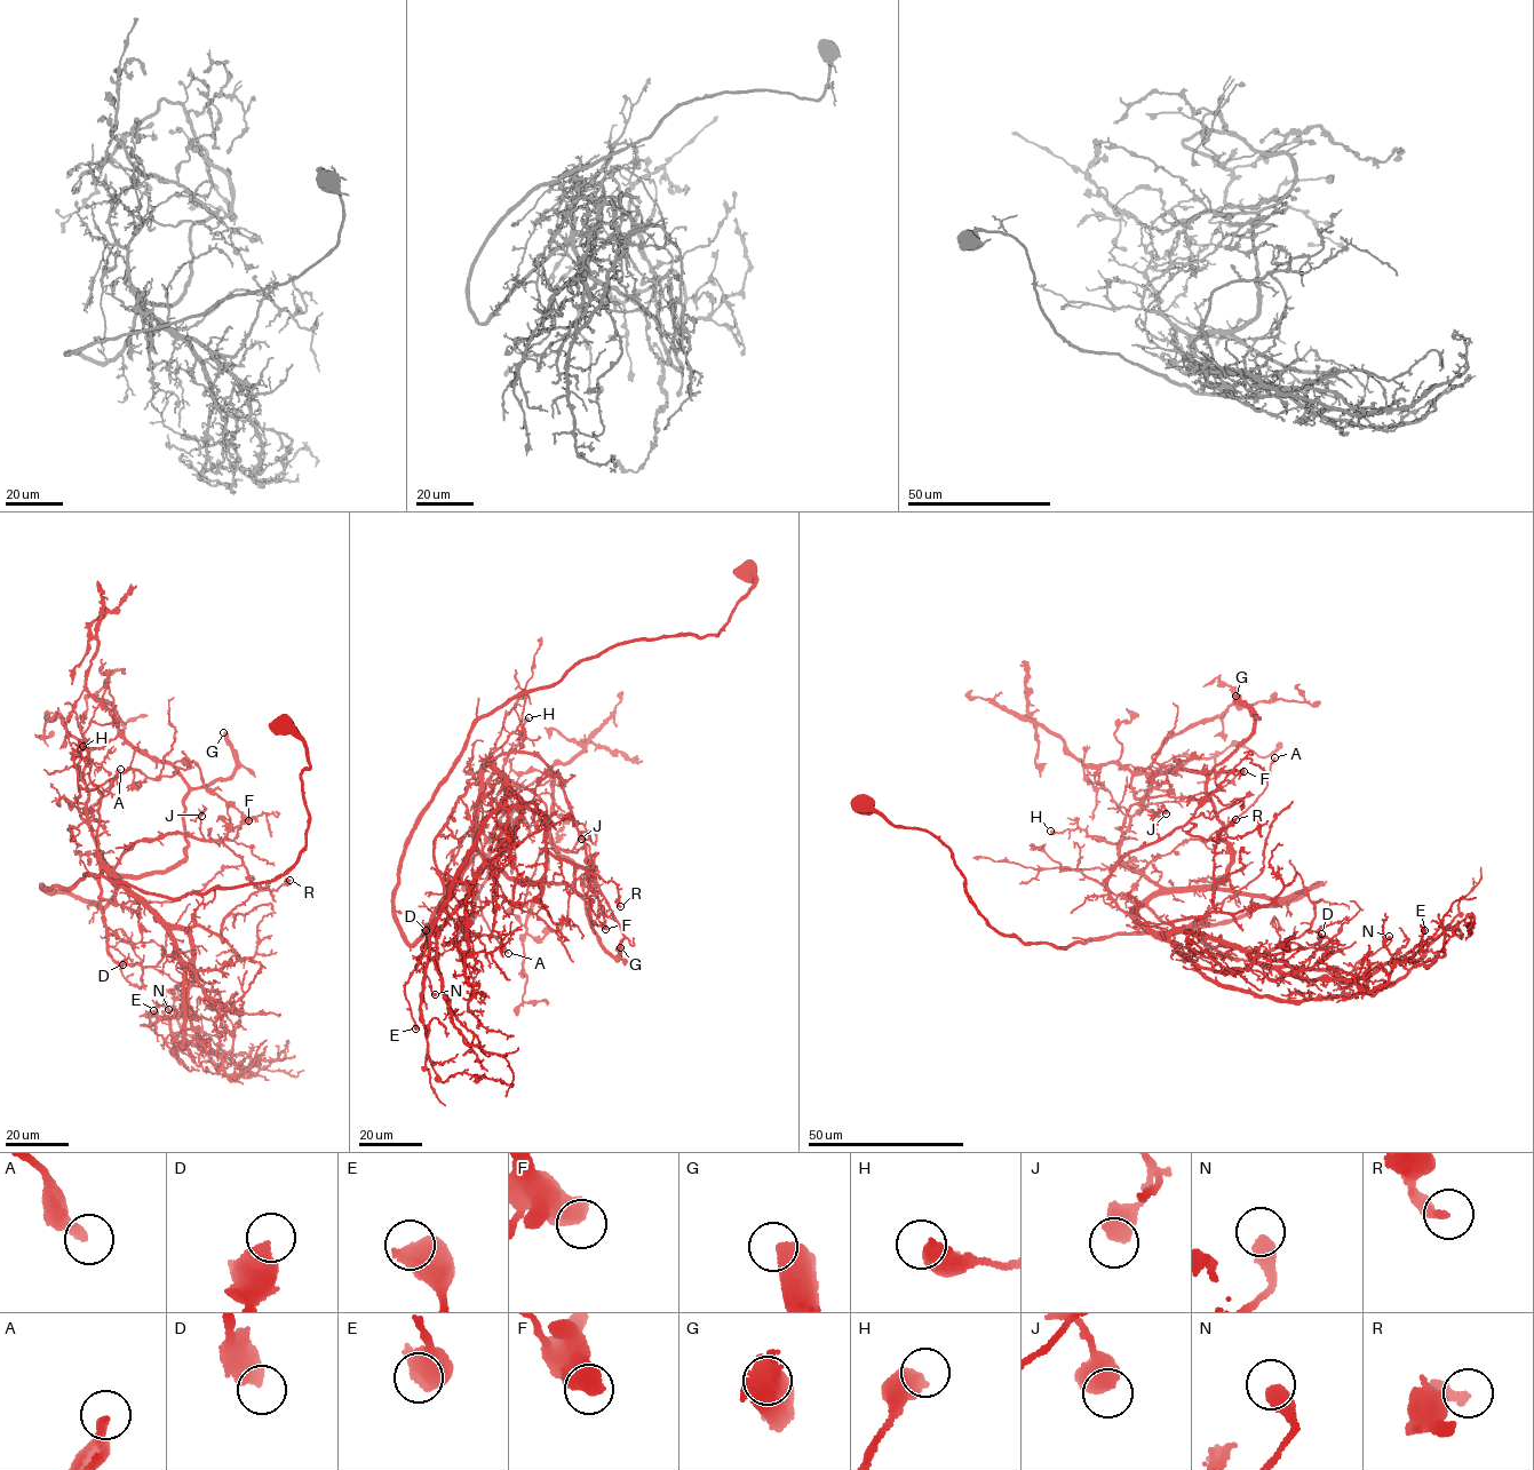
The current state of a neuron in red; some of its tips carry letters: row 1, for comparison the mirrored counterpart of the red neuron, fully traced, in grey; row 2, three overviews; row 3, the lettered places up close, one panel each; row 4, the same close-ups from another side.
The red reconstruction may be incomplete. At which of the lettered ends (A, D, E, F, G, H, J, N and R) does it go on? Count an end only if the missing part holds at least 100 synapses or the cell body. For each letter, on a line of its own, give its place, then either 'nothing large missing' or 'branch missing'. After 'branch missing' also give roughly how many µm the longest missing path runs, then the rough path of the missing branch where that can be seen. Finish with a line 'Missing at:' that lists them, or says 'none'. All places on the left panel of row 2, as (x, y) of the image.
A: place (120, 769); nothing large missing
D: place (122, 964); nothing large missing
E: place (153, 1010); nothing large missing
F: place (248, 820); nothing large missing
G: place (223, 732); branch missing; missing 100 µm; course (223, 732), (187, 676), (193, 662), (215, 659), (217, 641), (201, 629), (195, 641), (185, 630), (179, 634)
H: place (82, 746); nothing large missing
J: place (201, 816); nothing large missing
N: place (168, 1009); nothing large missing
R: place (289, 880); nothing large missing
Missing at: G

